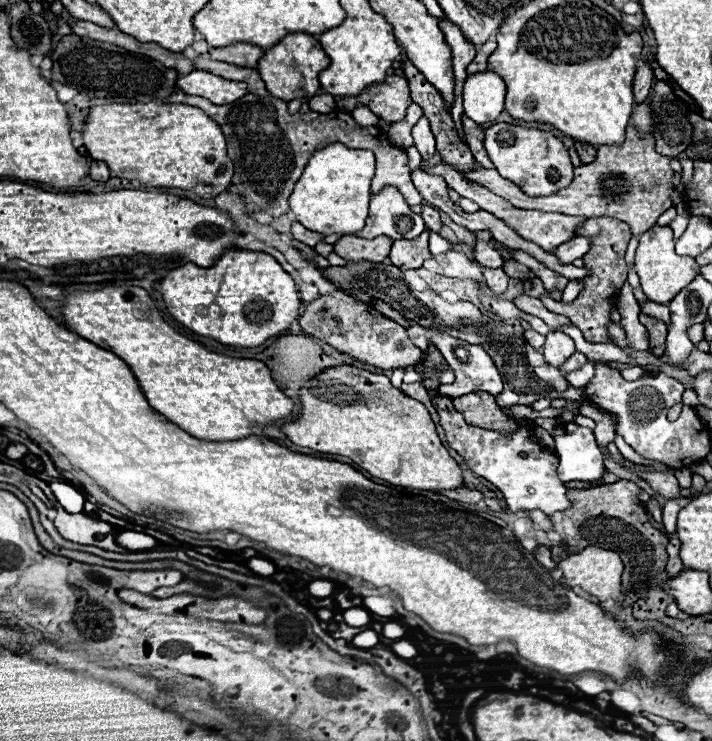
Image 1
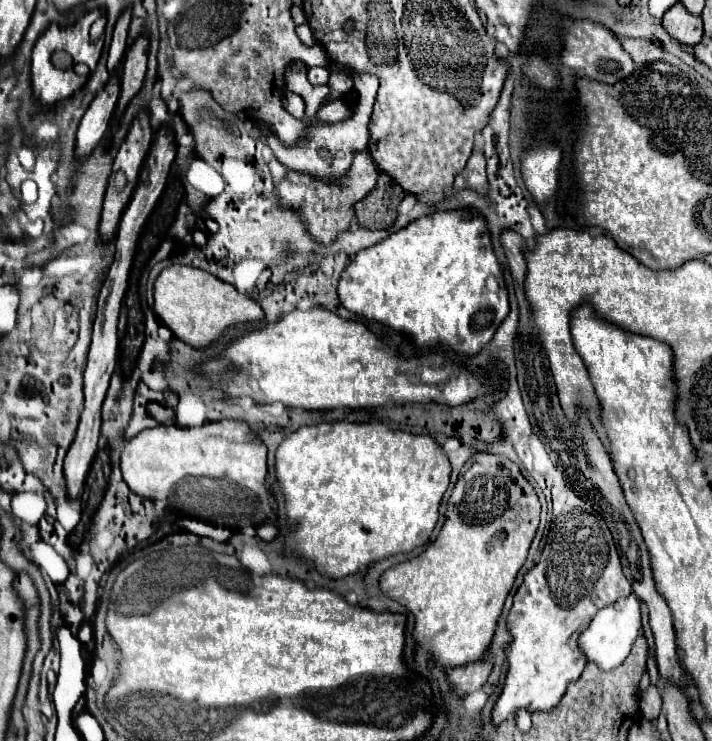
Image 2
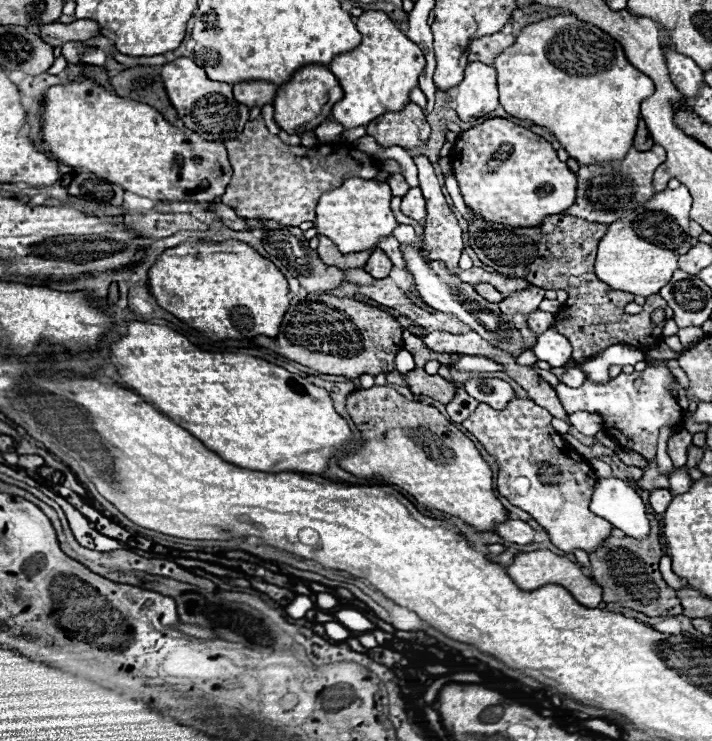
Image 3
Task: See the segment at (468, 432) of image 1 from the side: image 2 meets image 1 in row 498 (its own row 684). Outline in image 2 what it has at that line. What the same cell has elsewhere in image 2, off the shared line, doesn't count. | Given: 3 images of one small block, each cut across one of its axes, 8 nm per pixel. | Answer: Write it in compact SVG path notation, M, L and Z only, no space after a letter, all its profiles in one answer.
M564 484L560 488L552 488L552 502L554 502L554 510L552 510L554 526L550 528L542 552L542 560L524 576L524 582L518 588L512 610L508 614L508 630L512 634L512 642L506 648L506 656L510 666L508 666L504 690L492 712L494 724L500 724L508 716L516 714L520 708L528 708L530 712L554 708L560 702L560 696L564 696L566 686L578 680L578 676L586 666L586 656L578 646L578 638L588 628L592 616L600 608L632 592L630 582L622 574L620 556L614 538L608 526L604 524L602 516L596 514L596 510L584 498L570 492Z

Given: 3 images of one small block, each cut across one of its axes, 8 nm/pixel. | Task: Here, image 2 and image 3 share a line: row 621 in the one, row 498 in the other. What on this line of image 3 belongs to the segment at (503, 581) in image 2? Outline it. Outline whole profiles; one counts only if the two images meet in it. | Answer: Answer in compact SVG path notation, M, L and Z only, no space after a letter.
M372 386L372 388L358 388L356 392L352 392L346 400L346 410L352 416L356 428L364 436L364 444L360 446L360 450L340 460L340 466L346 472L374 482L378 482L378 476L380 476L380 480L384 482L398 484L402 490L412 494L418 504L462 518L476 532L496 532L496 526L506 522L508 510L494 496L494 490L492 490L494 474L490 464L476 450L474 442L466 438L434 406L406 400L402 394L398 394L394 388L388 388L388 386Z

